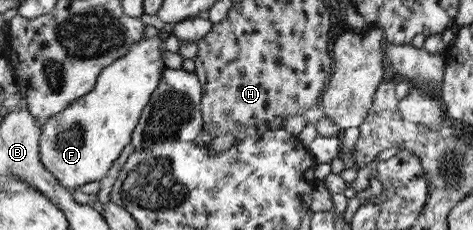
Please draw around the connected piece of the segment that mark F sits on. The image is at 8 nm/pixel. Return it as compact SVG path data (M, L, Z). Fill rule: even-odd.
M165 30L155 38L143 39L131 47L127 54L104 68L92 92L43 123L42 161L62 184L75 191L109 174L124 146L131 143L140 113L150 102L150 96L166 70L162 52L166 50L166 38L170 35L169 30Z

